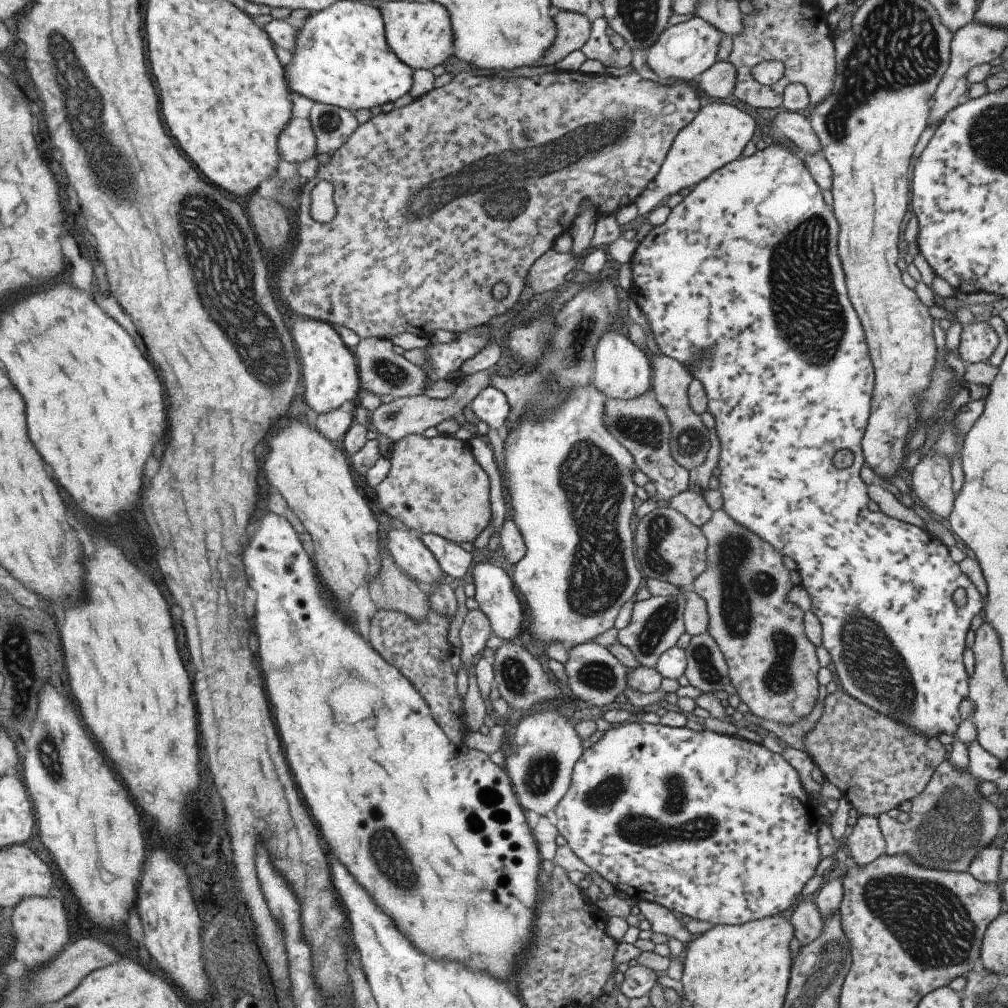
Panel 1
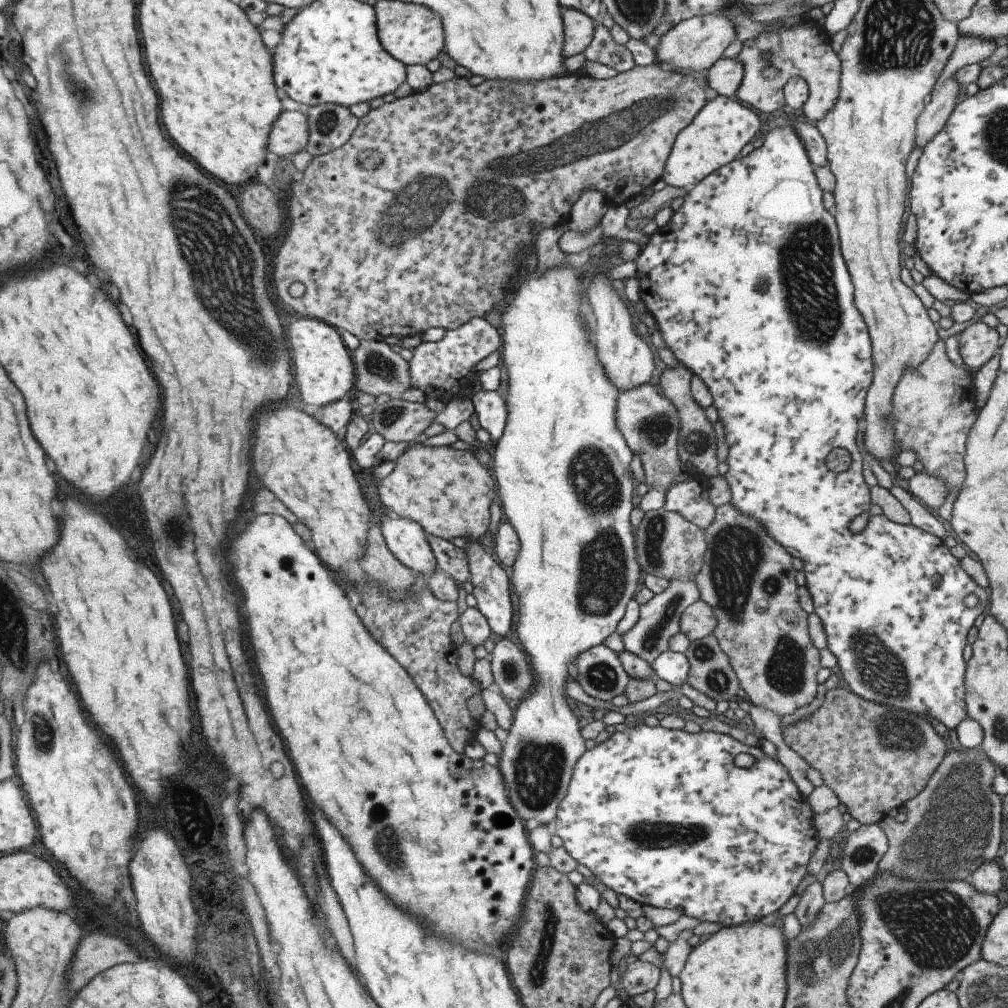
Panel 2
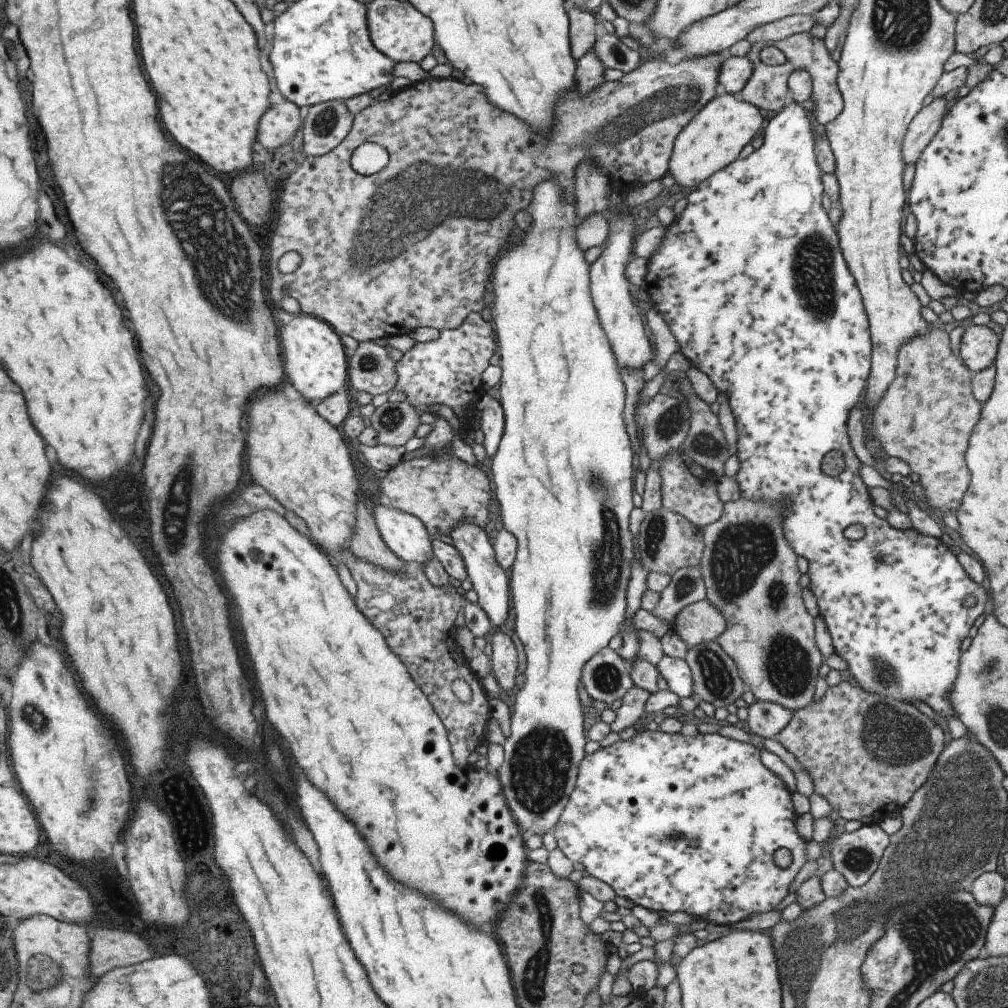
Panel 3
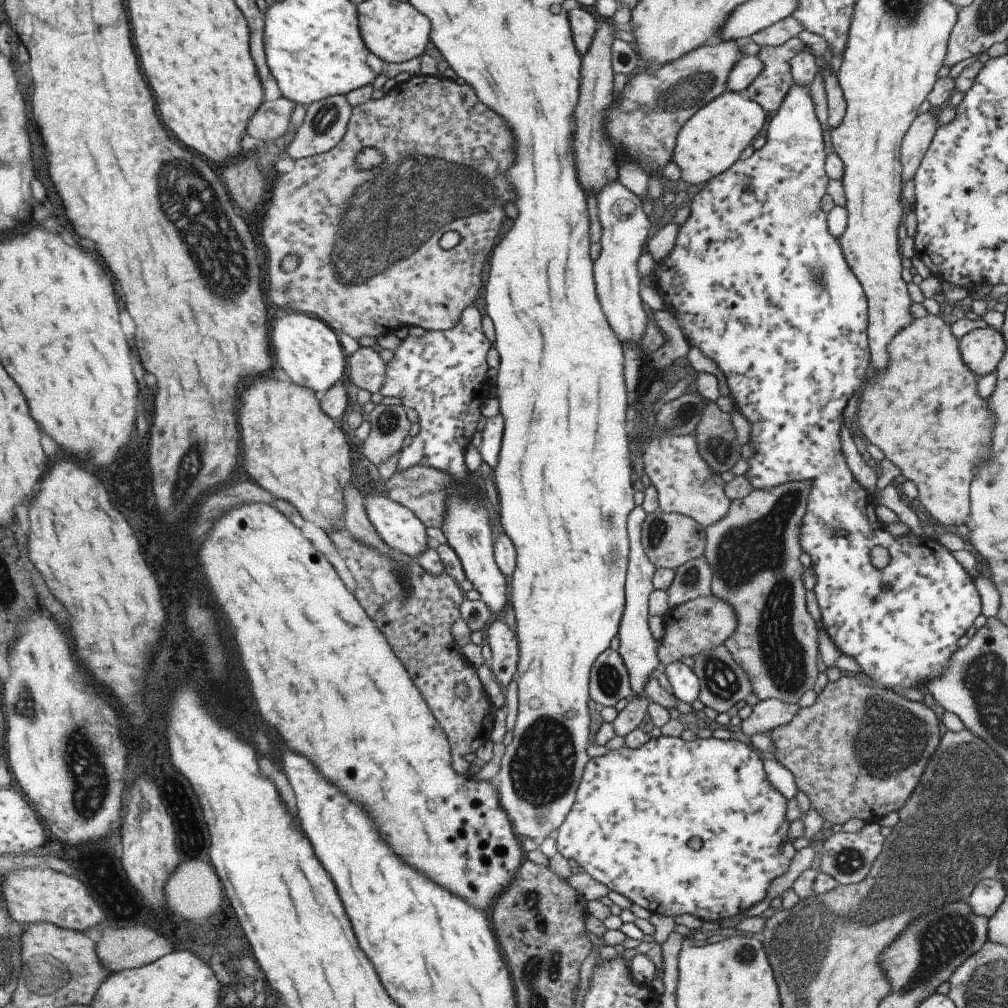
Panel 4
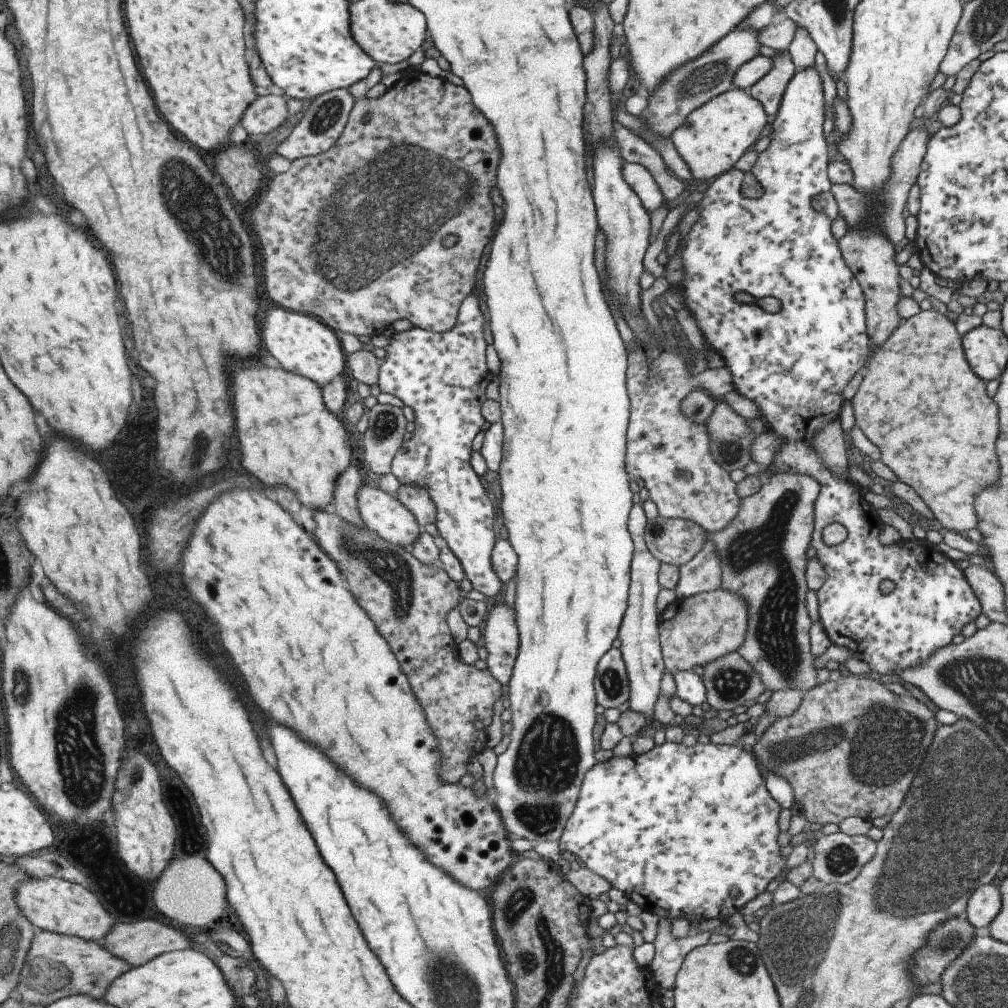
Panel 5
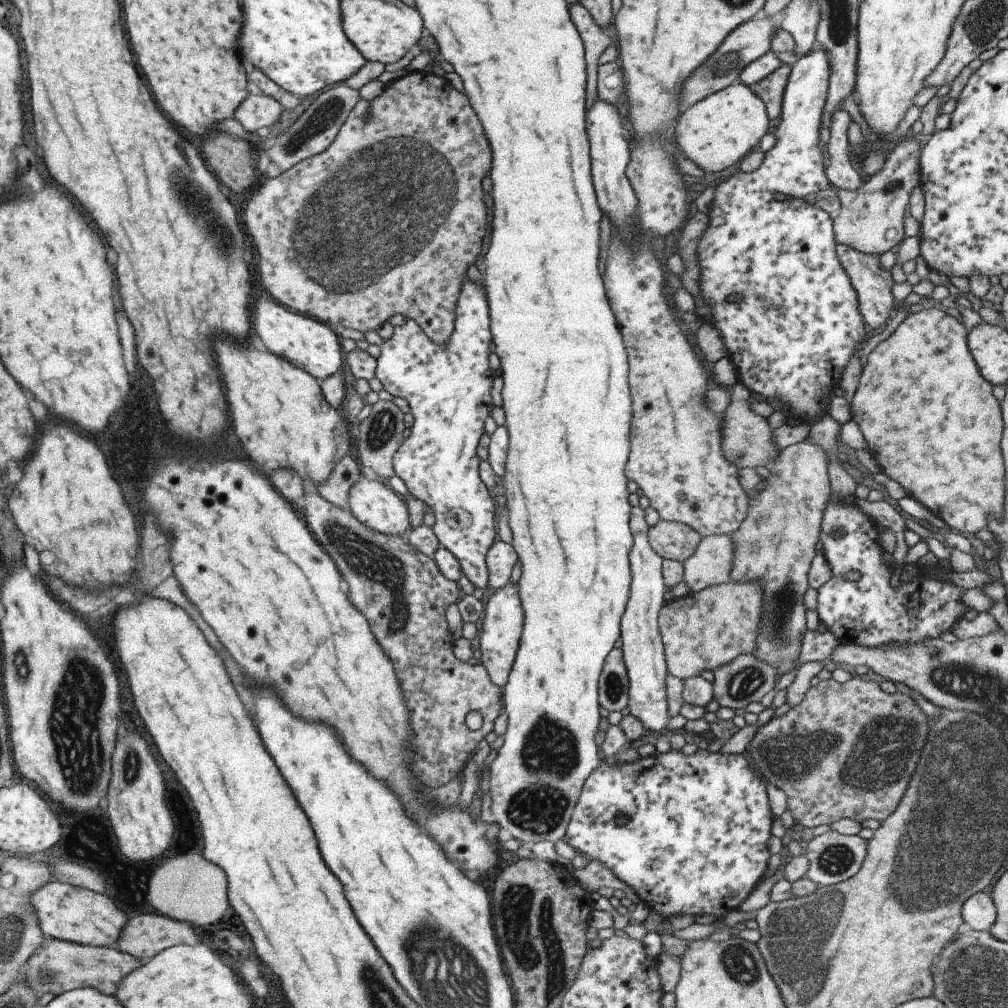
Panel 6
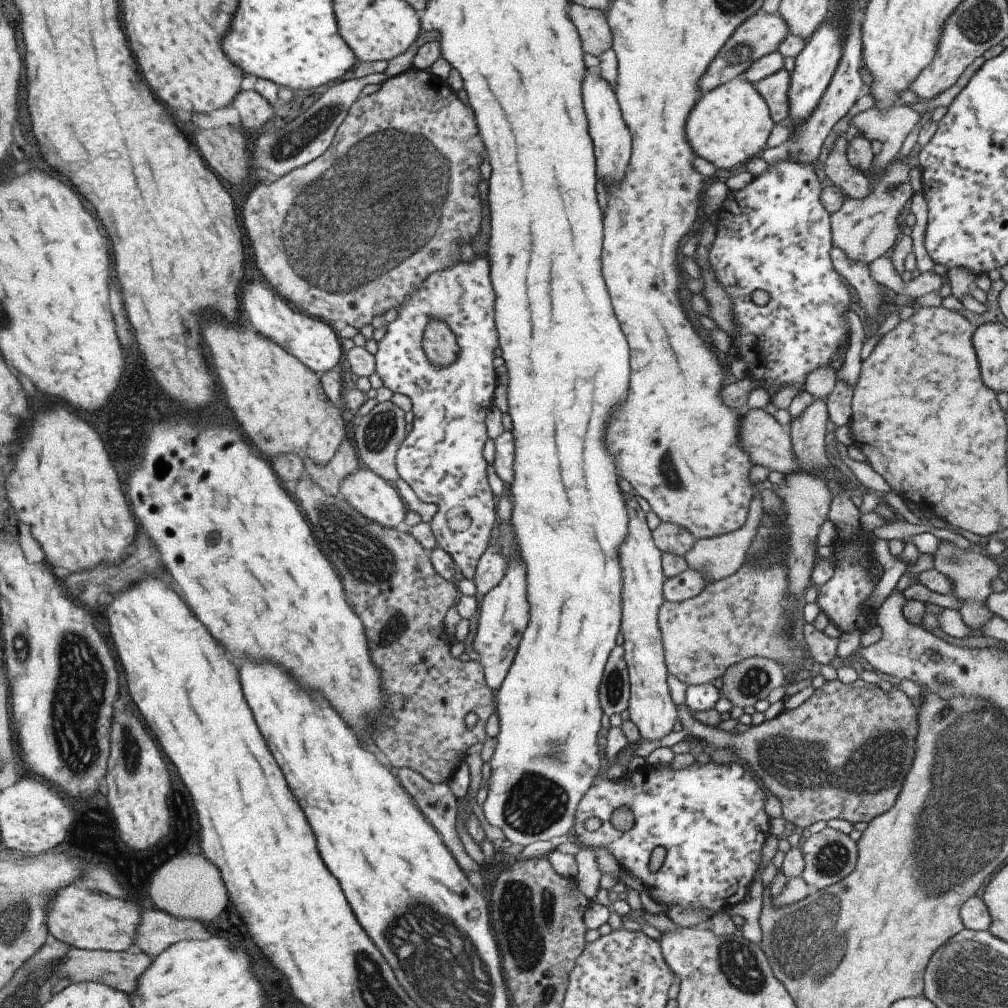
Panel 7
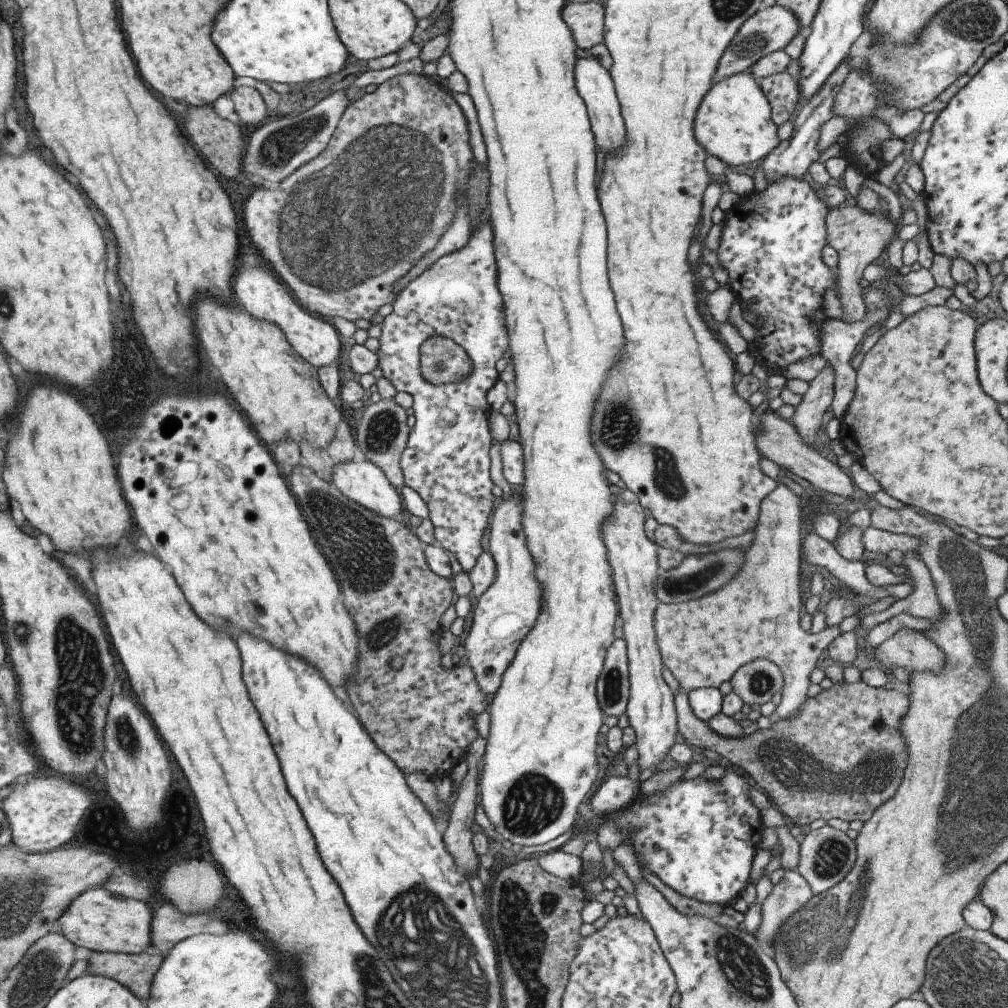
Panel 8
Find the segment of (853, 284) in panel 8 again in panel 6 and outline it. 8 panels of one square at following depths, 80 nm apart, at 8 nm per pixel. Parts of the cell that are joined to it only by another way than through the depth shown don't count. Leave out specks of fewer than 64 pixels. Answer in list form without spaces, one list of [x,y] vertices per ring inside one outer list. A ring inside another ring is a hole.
[[[913,136],[893,144],[887,152],[882,169],[863,180],[854,189],[835,189],[840,202],[839,213],[832,220],[832,231],[836,244],[846,244],[867,254],[881,255],[894,250],[905,240],[903,235],[903,214],[911,189],[918,184],[919,143]]]

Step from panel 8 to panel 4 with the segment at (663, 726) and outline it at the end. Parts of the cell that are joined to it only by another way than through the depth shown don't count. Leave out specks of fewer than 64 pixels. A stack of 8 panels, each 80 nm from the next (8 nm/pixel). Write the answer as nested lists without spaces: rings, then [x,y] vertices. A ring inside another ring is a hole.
[[[634,506],[627,515],[627,536],[629,536],[627,580],[625,580],[624,609],[617,631],[619,646],[616,650],[625,665],[631,695],[643,695],[644,697],[646,696],[644,684],[648,681],[657,661],[659,661],[656,654],[658,644],[651,636],[647,622],[649,616],[647,613],[647,596],[654,589],[652,576],[656,568],[647,560],[641,546],[640,530],[645,515],[646,512],[640,506]]]

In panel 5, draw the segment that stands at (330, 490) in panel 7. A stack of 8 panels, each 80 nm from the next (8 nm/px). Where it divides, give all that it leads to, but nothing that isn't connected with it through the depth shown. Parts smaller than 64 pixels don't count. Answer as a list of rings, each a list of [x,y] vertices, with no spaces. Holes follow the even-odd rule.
[[[349,465],[334,482],[333,500],[328,509],[338,518],[360,529],[367,529],[356,509],[356,494],[360,485],[366,480],[364,477],[363,471]]]

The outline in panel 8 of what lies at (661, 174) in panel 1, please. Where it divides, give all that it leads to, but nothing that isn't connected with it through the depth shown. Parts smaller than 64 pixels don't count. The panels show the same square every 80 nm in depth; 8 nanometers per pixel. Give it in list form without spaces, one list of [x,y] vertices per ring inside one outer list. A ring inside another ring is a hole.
[[[749,72],[740,73],[724,78],[713,83],[701,99],[697,108],[697,114],[693,118],[693,138],[699,142],[706,154],[719,158],[723,164],[739,166],[739,164],[751,164],[770,153],[779,140],[775,135],[776,124],[770,117],[770,106],[756,81]]]

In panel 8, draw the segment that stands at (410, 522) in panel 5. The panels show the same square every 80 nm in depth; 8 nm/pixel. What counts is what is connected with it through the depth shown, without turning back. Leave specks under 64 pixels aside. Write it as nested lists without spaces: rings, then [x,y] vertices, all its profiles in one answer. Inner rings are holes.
[[[347,461],[343,464],[335,465],[331,474],[333,486],[342,495],[355,502],[356,505],[361,505],[364,509],[392,521],[399,520],[404,516],[403,506],[397,495],[396,488],[385,478],[383,472],[369,461]]]

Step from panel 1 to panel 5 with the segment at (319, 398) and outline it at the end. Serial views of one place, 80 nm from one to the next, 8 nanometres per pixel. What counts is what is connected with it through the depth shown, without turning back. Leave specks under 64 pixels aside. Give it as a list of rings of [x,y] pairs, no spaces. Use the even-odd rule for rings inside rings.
[[[269,308],[261,326],[261,342],[265,350],[279,362],[280,368],[287,373],[301,375],[319,388],[342,375],[345,352],[338,339],[319,318],[295,311],[287,312],[283,308]]]

